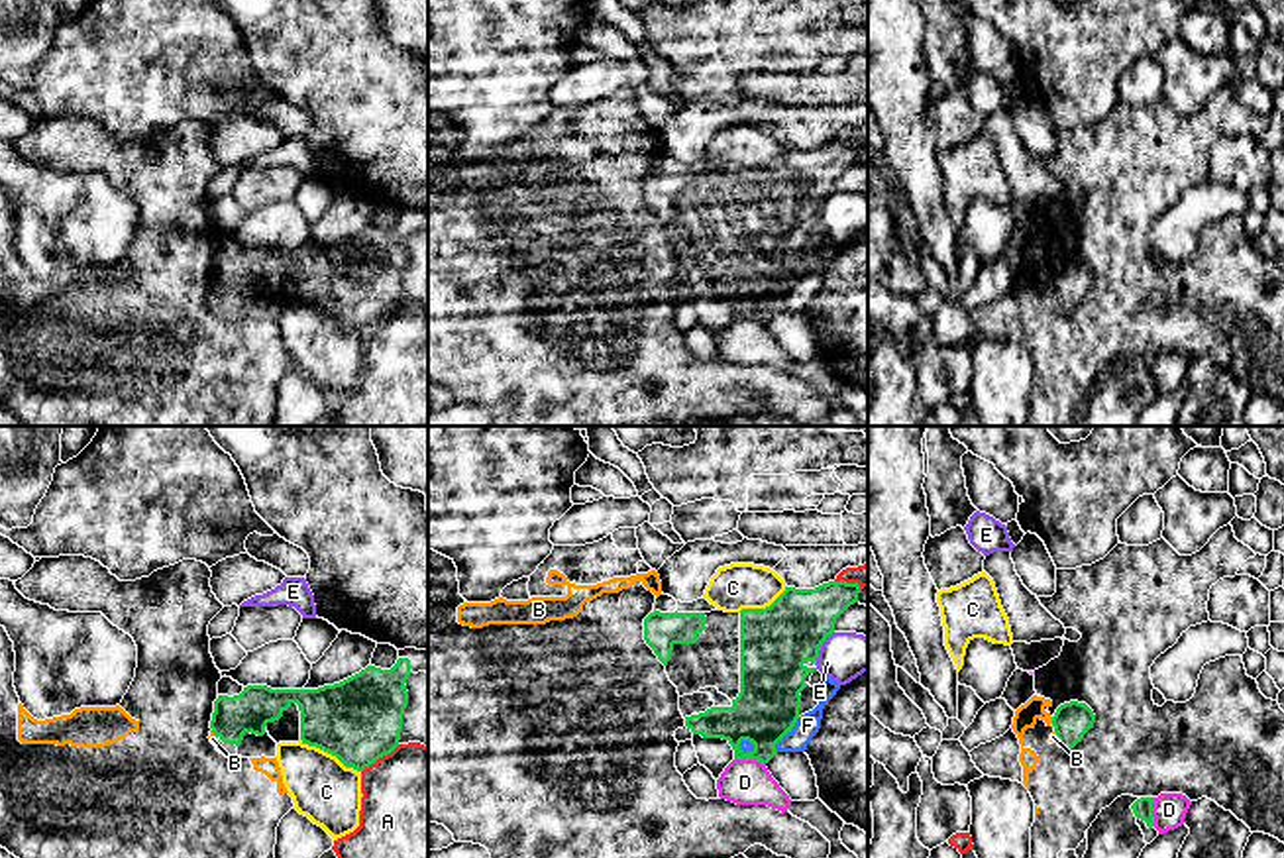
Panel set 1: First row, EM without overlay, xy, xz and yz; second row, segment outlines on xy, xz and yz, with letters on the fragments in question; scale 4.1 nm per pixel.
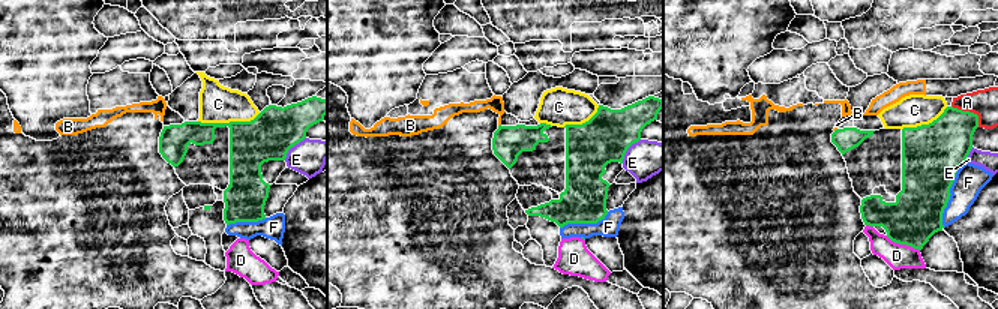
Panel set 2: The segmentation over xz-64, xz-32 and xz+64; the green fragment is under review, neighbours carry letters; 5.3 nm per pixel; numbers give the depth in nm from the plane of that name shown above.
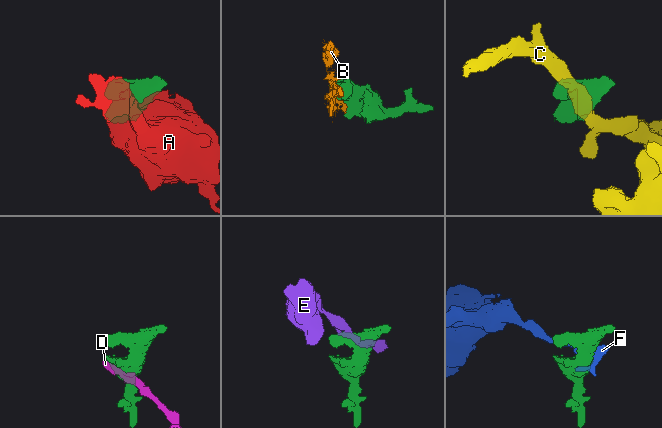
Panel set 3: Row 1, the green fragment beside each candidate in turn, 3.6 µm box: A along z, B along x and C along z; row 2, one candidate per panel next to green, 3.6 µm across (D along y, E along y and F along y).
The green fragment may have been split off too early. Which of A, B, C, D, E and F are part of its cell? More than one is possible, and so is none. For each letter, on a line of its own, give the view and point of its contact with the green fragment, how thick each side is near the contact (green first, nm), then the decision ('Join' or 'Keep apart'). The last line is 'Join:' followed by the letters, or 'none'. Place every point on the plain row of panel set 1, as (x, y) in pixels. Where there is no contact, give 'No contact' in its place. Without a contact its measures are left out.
A: Touches green at xy (379, 317). Thickness 340 nm (green) against 460 nm. Keep apart
B: Touches green at yz (1053, 281). Thickness 150 nm (green) against 100 nm. Keep apart
C: Touches green at xy (330, 313). Thickness 340 nm (green) against 260 nm. Keep apart
D: Touches green at xz (750, 319). Thickness 260 nm (green) against 190 nm. Keep apart
E: Touches green at xz (819, 209). Thickness 280 nm (green) against 200 nm. Keep apart
F: Touches green at xz (786, 293). Thickness 260 nm (green) against 100 nm. Keep apart
Join: none

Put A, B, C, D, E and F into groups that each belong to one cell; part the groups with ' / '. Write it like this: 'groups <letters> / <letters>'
groups A / B / C / D / E / F

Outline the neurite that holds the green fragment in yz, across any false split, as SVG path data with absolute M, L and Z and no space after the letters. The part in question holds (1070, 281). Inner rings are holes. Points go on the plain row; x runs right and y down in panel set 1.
M1070 261L1060 265L1052 277L1058 306L1072 310L1078 302L1082 302L1094 283L1096 275L1086 263Z

